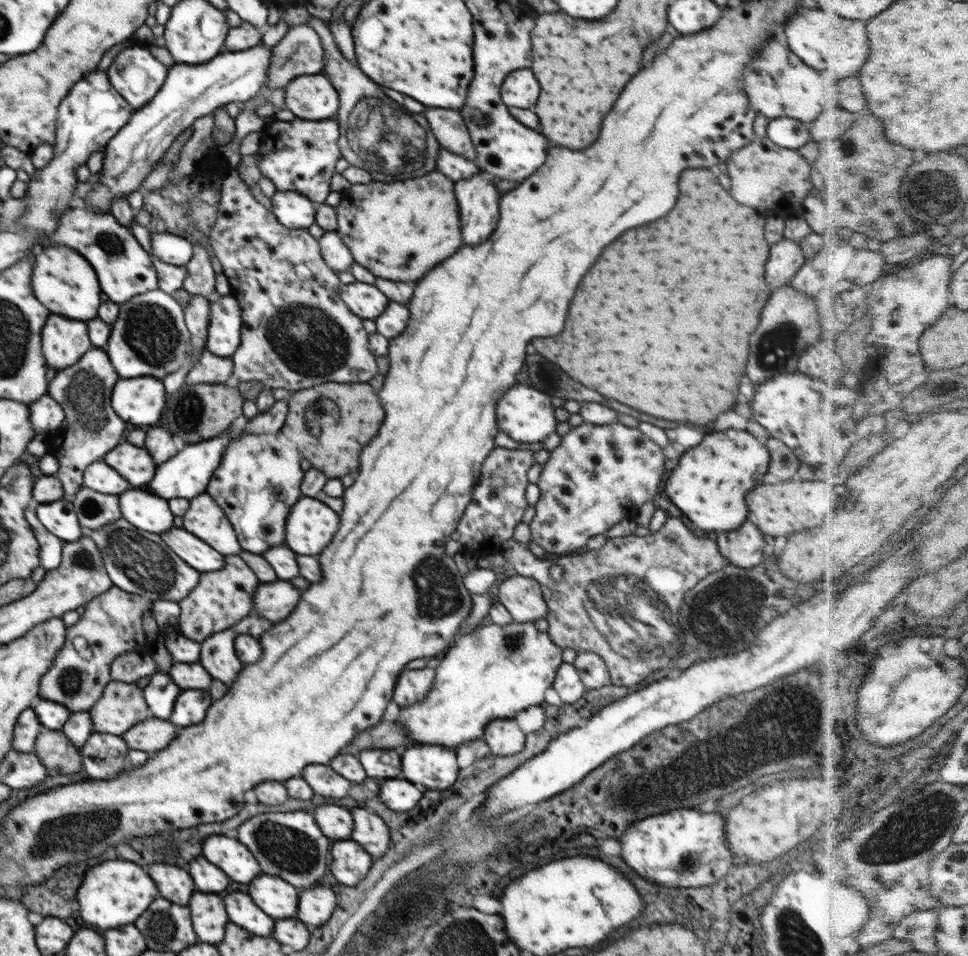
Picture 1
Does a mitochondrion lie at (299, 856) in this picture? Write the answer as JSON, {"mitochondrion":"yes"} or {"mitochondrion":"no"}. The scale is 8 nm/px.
{"mitochondrion":"yes"}

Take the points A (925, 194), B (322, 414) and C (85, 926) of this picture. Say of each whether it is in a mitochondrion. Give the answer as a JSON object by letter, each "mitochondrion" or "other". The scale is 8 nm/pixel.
{"A":"mitochondrion","B":"mitochondrion","C":"other"}

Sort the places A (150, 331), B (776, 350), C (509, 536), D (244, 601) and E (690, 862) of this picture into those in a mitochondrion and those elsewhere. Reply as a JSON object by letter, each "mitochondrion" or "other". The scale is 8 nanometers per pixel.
{"A":"mitochondrion","B":"mitochondrion","C":"other","D":"other","E":"mitochondrion"}

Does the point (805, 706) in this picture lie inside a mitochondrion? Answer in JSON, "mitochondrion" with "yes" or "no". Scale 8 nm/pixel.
{"mitochondrion":"yes"}

